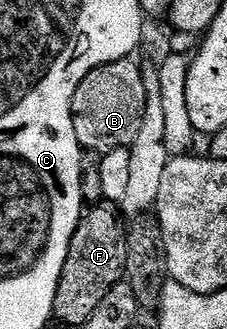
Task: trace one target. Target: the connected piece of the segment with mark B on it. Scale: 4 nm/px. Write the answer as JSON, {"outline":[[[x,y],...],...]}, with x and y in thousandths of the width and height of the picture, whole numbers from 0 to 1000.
{"outline":[[[590,176],[515,182],[441,201],[352,249],[326,289],[317,353],[335,383],[335,419],[396,468],[463,468],[515,450],[573,450],[634,383],[643,274],[626,234],[630,198]]]}

